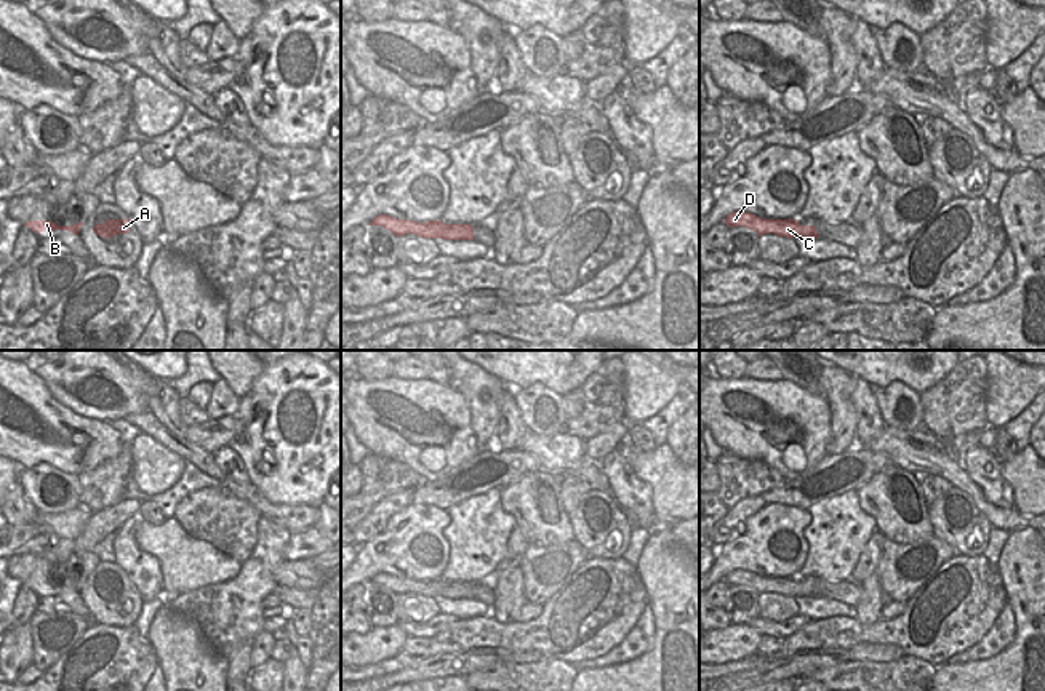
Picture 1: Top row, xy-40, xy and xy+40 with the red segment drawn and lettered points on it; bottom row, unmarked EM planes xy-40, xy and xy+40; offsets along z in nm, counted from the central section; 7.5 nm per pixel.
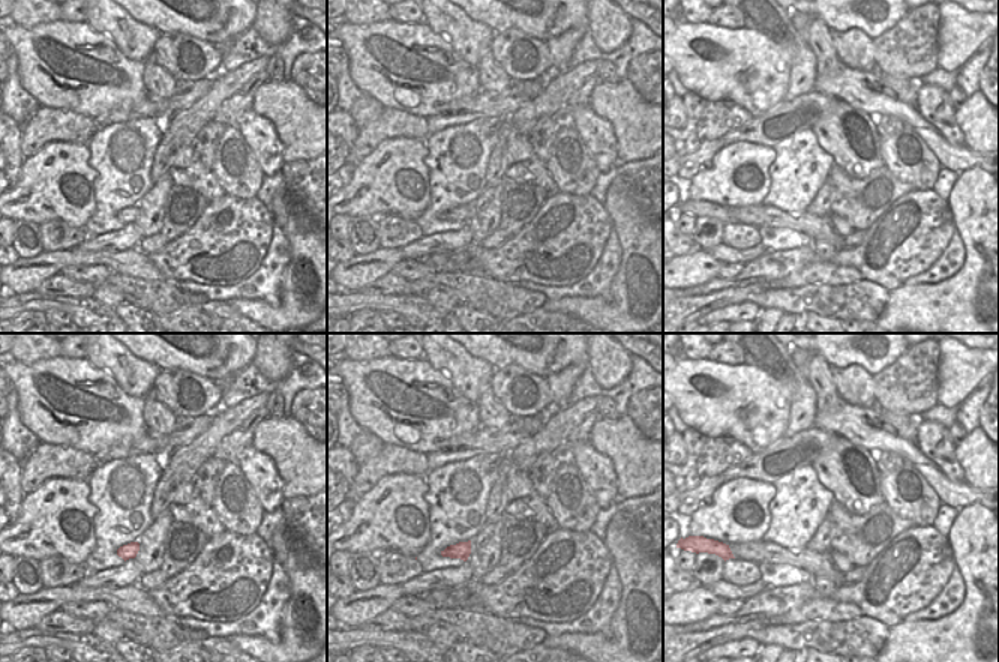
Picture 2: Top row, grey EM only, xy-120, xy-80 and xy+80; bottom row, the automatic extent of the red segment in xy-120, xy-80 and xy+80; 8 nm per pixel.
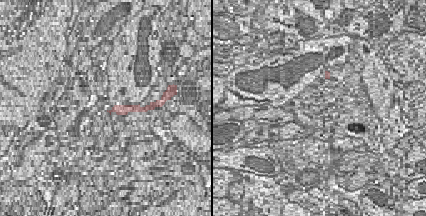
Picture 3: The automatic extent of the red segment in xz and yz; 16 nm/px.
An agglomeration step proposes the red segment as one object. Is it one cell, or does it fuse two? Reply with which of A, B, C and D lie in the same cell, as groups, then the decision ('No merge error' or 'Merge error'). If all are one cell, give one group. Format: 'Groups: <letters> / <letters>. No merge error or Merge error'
Groups: A B C D. No merge error.

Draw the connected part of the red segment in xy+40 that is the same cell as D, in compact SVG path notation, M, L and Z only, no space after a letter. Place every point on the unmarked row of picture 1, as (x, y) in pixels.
M735 569L723 581L728 585L747 585L760 595L775 592L787 597L819 597L816 584L802 584L797 577L767 577L752 571Z

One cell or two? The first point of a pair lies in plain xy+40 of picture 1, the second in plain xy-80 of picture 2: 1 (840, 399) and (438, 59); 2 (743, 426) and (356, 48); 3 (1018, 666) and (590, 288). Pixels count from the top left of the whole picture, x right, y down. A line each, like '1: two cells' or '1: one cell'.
1: two cells
2: one cell
3: two cells

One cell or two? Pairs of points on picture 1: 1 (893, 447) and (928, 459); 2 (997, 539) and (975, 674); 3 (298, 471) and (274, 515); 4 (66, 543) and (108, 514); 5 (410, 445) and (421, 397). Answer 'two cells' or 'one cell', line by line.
1: one cell
2: two cells
3: two cells
4: two cells
5: one cell

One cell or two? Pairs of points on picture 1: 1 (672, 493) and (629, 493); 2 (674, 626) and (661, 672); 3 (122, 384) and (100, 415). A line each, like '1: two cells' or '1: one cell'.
1: two cells
2: one cell
3: two cells

